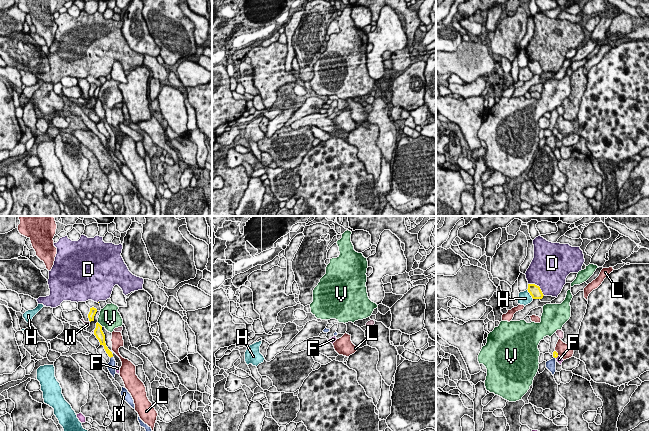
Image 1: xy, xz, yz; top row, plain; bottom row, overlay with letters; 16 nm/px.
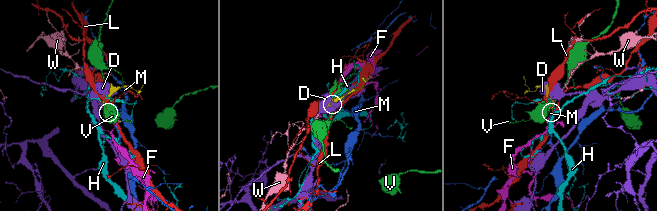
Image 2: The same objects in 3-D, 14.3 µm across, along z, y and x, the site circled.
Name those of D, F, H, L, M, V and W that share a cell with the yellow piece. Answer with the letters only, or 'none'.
M

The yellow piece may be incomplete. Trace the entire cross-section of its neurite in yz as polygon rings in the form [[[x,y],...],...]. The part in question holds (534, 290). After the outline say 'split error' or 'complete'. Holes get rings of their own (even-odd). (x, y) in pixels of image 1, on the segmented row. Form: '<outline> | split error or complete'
[[[528,284],[527,290],[533,299],[542,299],[544,296],[540,287],[535,284]]] | complete

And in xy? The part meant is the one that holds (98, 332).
[[[98,322],[96,323],[96,328],[94,330],[94,335],[99,340],[100,345],[103,345],[104,346],[104,349],[105,349],[106,353],[110,357],[110,362],[107,364],[107,368],[108,368],[110,374],[114,378],[115,377],[115,374],[116,374],[116,361],[115,361],[115,359],[113,357],[112,352],[106,346],[106,343],[105,343],[105,335],[104,335],[104,333],[102,331],[102,326]]] | split error

